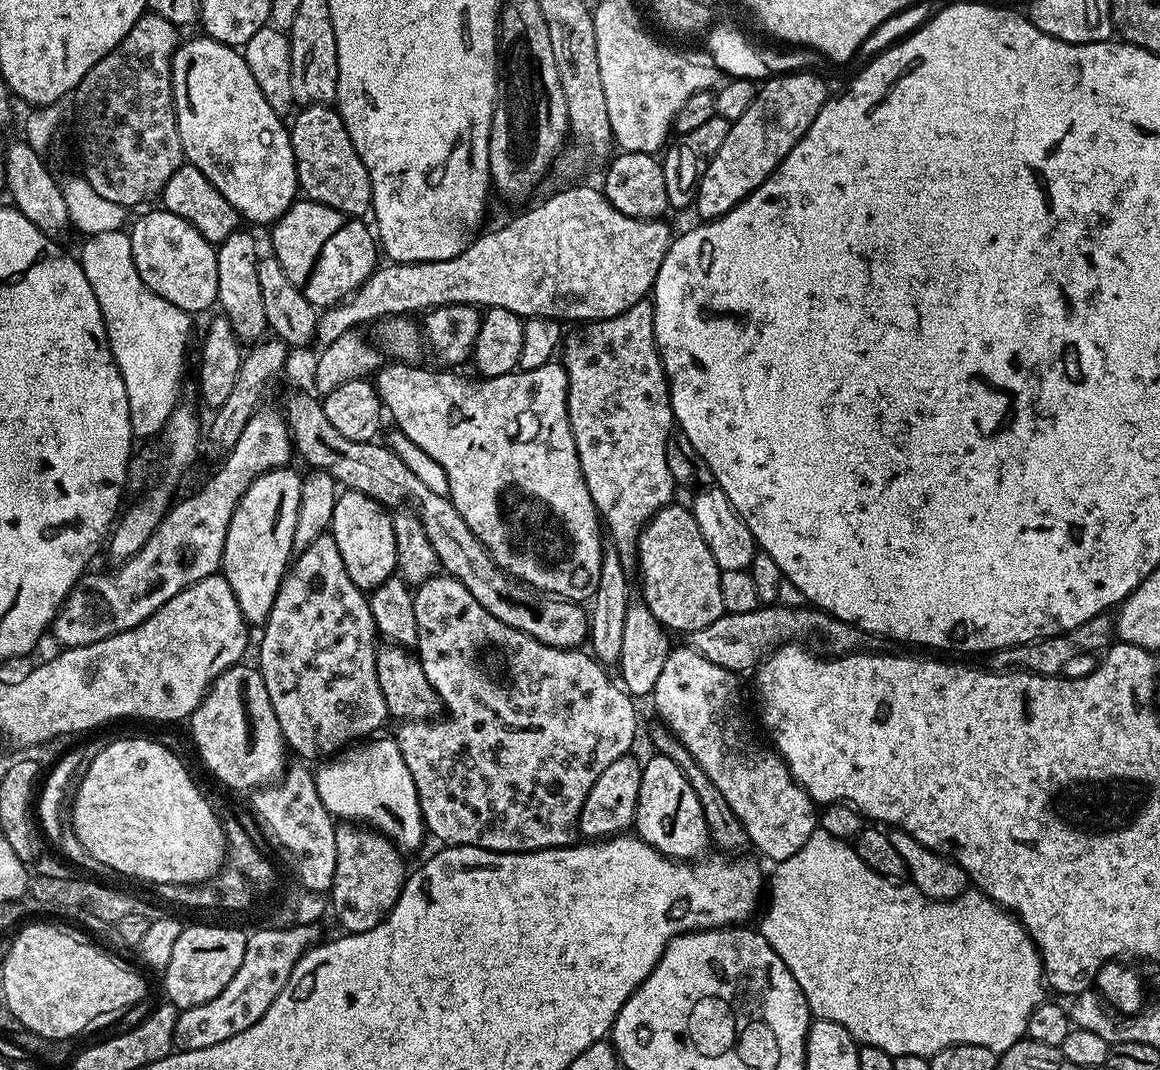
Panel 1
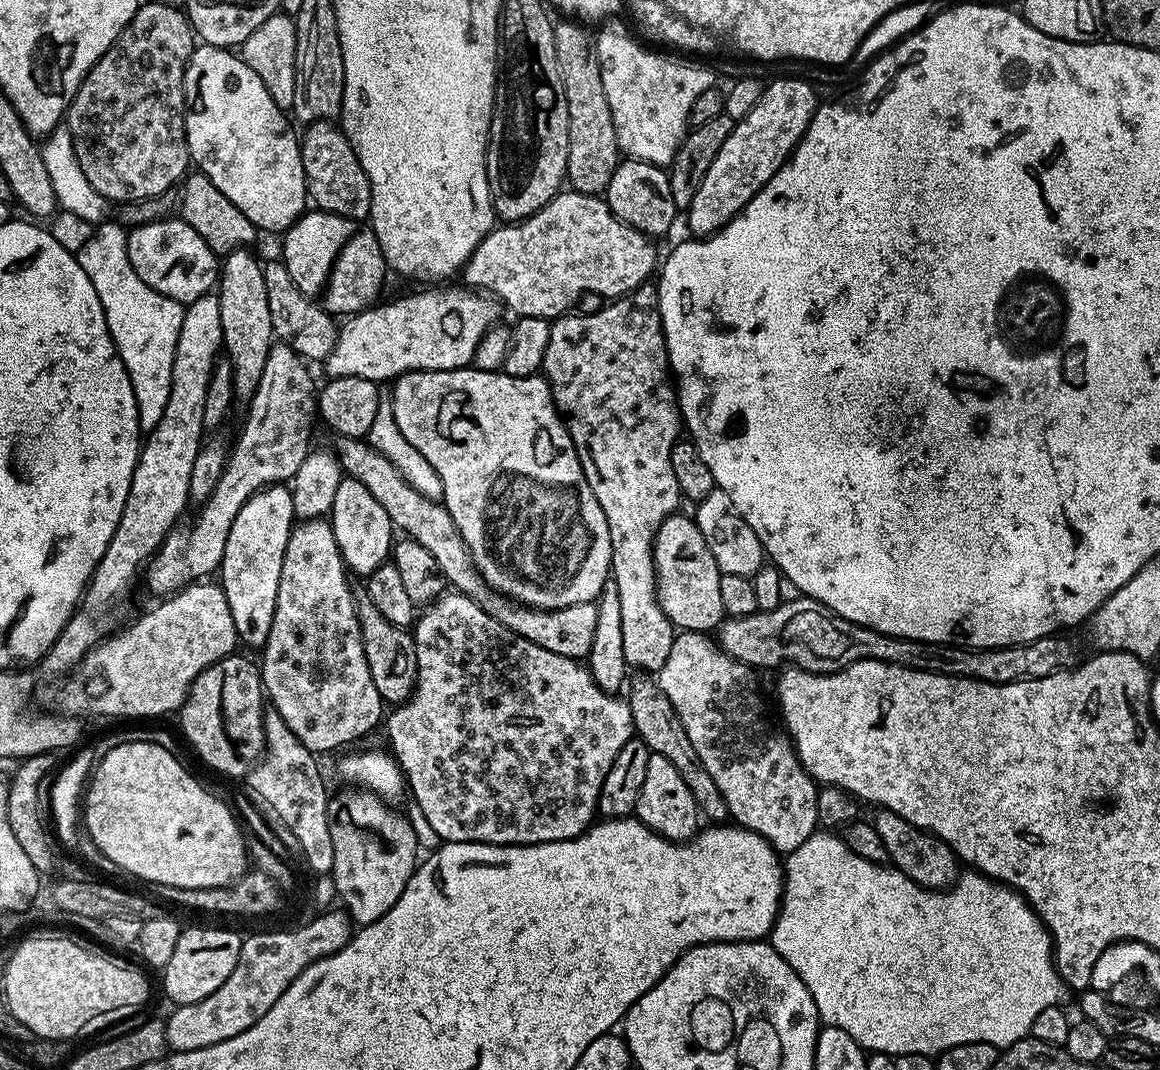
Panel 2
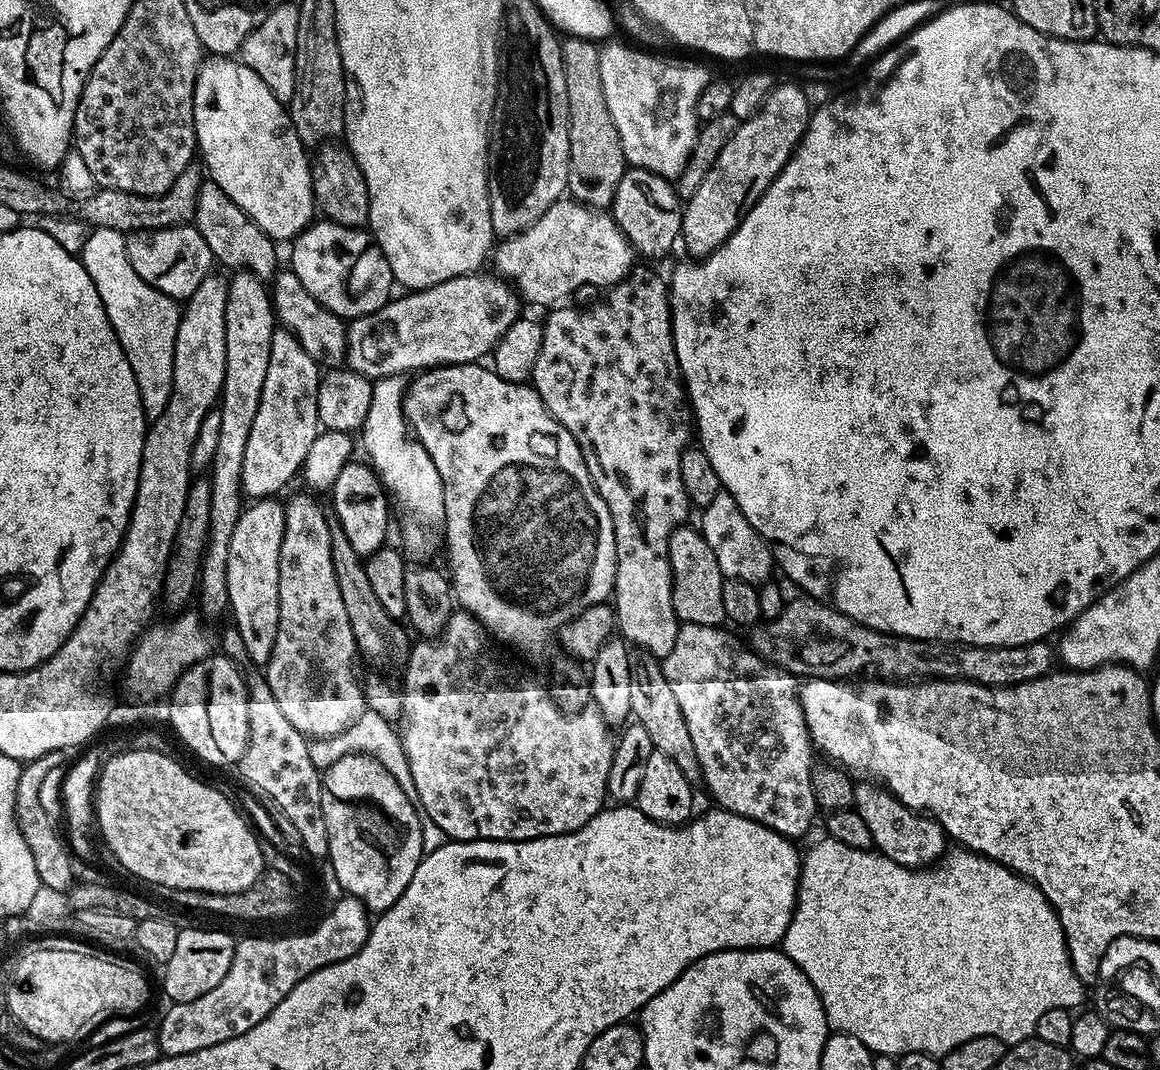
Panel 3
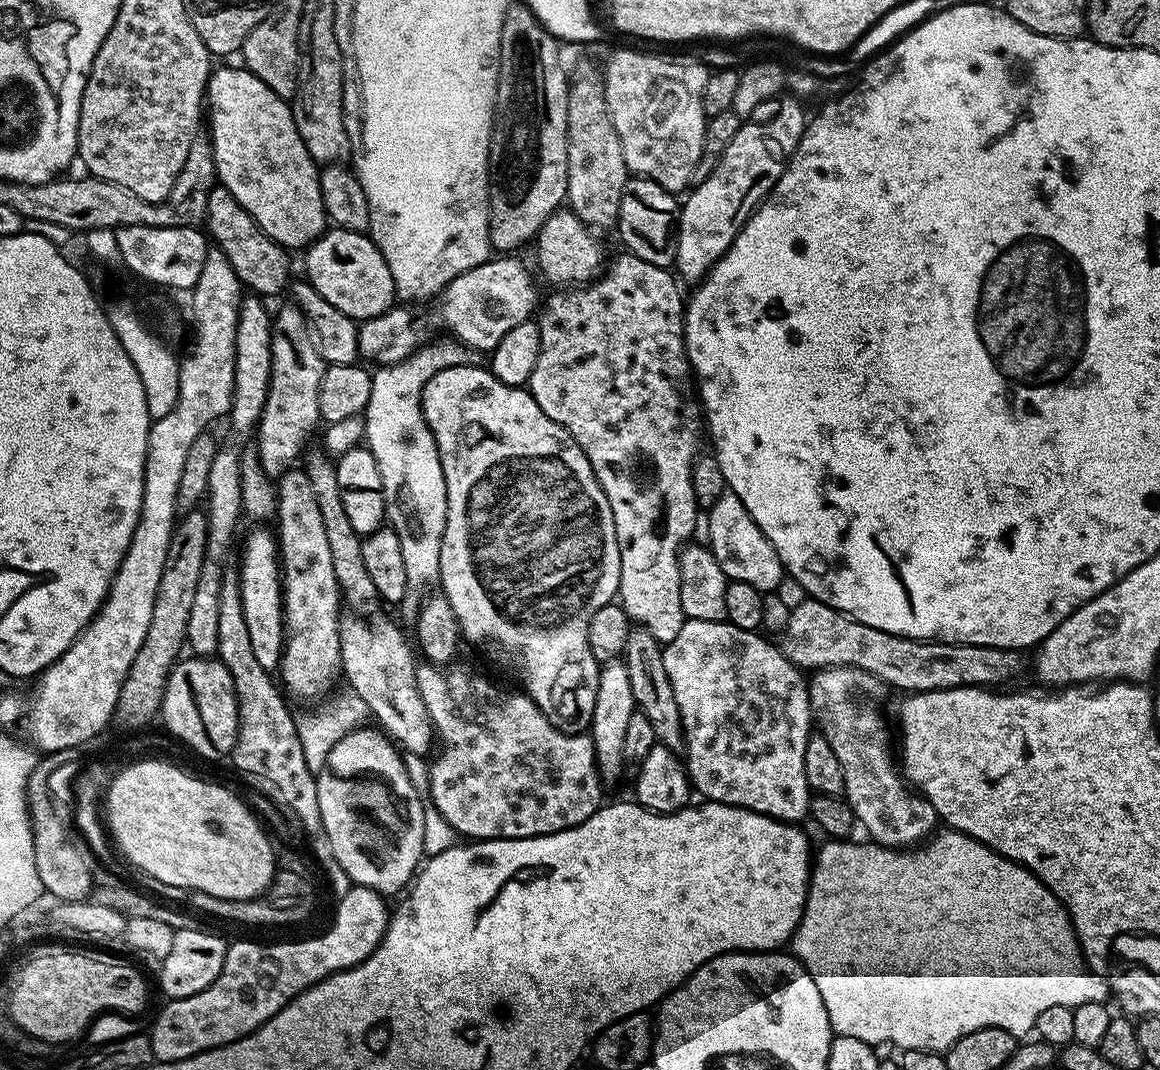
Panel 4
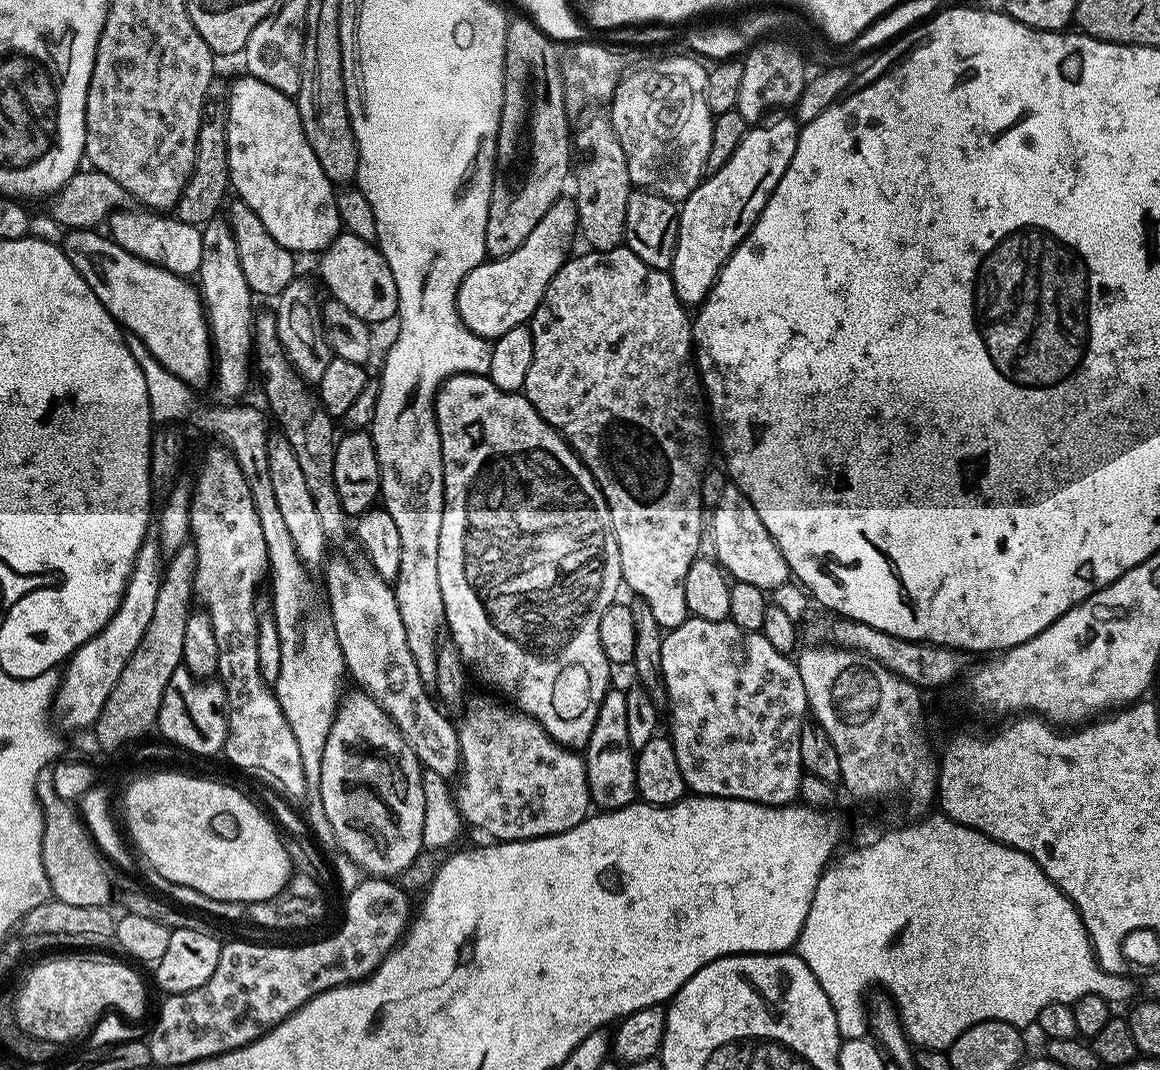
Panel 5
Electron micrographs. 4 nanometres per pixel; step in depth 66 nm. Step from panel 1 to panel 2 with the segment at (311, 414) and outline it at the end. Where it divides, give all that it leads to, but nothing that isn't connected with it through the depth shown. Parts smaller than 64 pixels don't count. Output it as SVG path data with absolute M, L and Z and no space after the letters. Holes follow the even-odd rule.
M342 436L335 442L337 444L334 446L334 452L339 457L343 471L362 482L366 490L370 490L370 494L378 498L382 510L386 510L386 514L399 531L400 528L404 531L401 533L405 537L417 540L422 546L426 546L426 550L430 550L434 562L438 562L438 570L455 591L470 597L475 604L482 606L482 610L486 610L486 614L490 614L490 618L502 622L502 626L550 650L550 654L562 654L566 658L579 661L588 657L590 646L594 646L594 630L598 627L598 610L595 603L575 604L551 610L530 608L527 604L518 604L501 596L499 592L492 591L480 571L476 569L470 550L462 534L458 532L458 526L454 526L454 518L450 518L440 500L431 500L418 494L418 490L414 490L414 486L410 486L410 482L402 478L394 462L390 462L390 458L376 451L363 439L355 440L349 436Z

